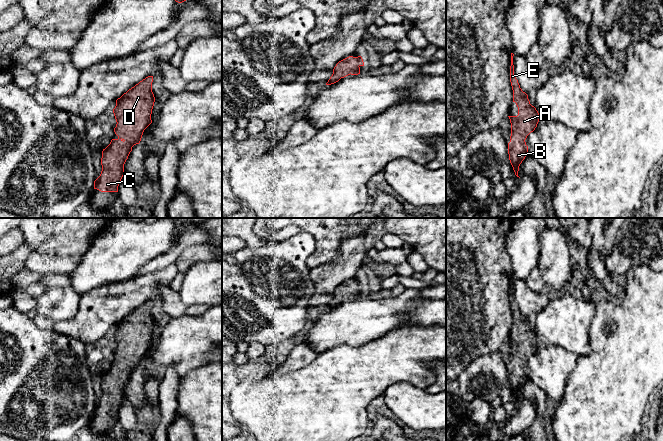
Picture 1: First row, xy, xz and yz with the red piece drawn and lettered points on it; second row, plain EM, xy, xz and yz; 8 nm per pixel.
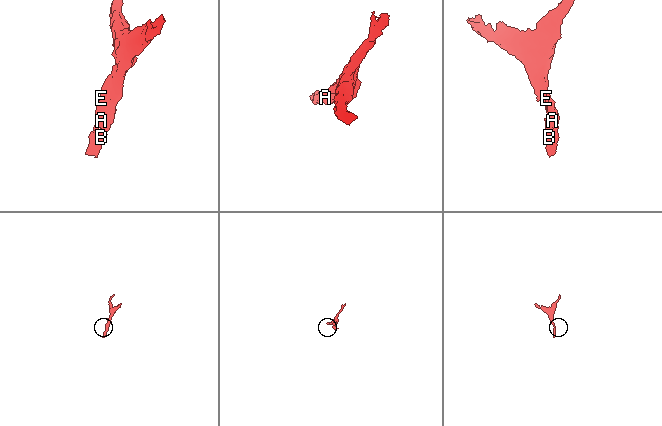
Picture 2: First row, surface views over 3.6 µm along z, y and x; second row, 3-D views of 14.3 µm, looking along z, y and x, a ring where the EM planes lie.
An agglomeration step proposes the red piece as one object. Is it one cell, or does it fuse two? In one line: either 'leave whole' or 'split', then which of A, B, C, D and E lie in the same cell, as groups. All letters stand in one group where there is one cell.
leave whole | A B C D E

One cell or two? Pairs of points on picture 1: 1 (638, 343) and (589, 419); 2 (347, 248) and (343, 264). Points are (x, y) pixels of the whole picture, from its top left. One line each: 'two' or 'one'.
1: one
2: one

